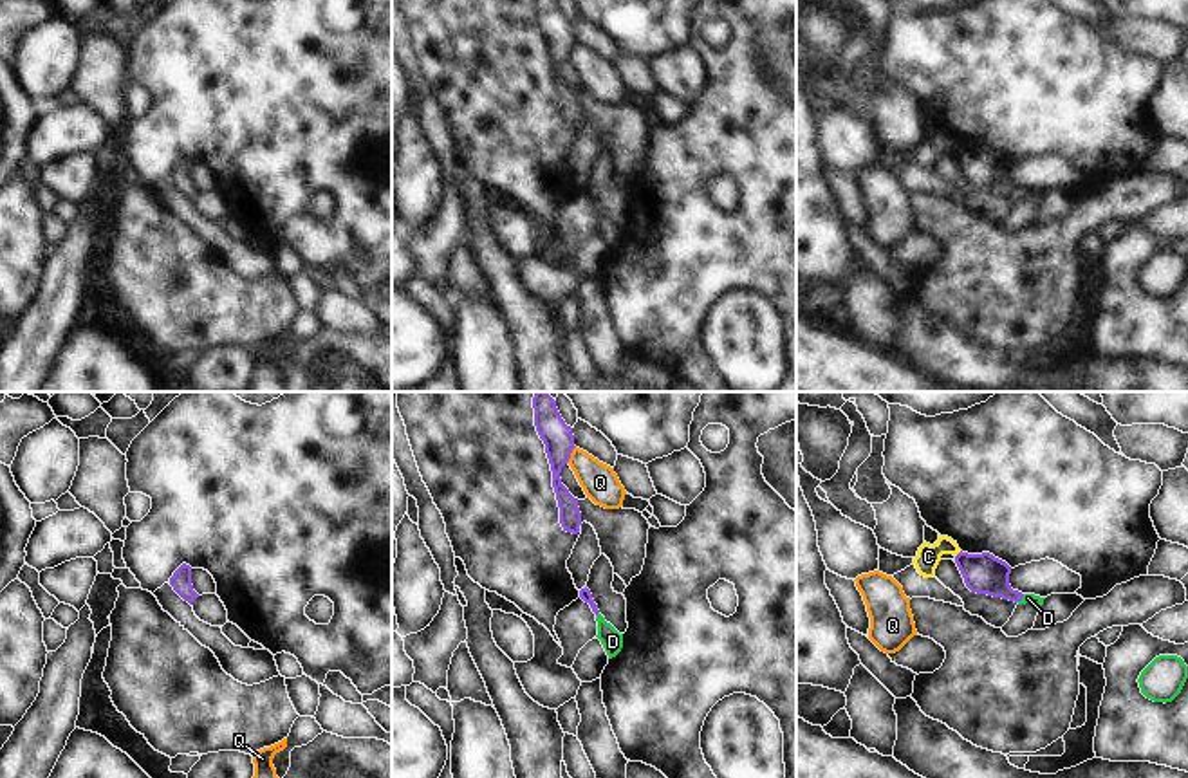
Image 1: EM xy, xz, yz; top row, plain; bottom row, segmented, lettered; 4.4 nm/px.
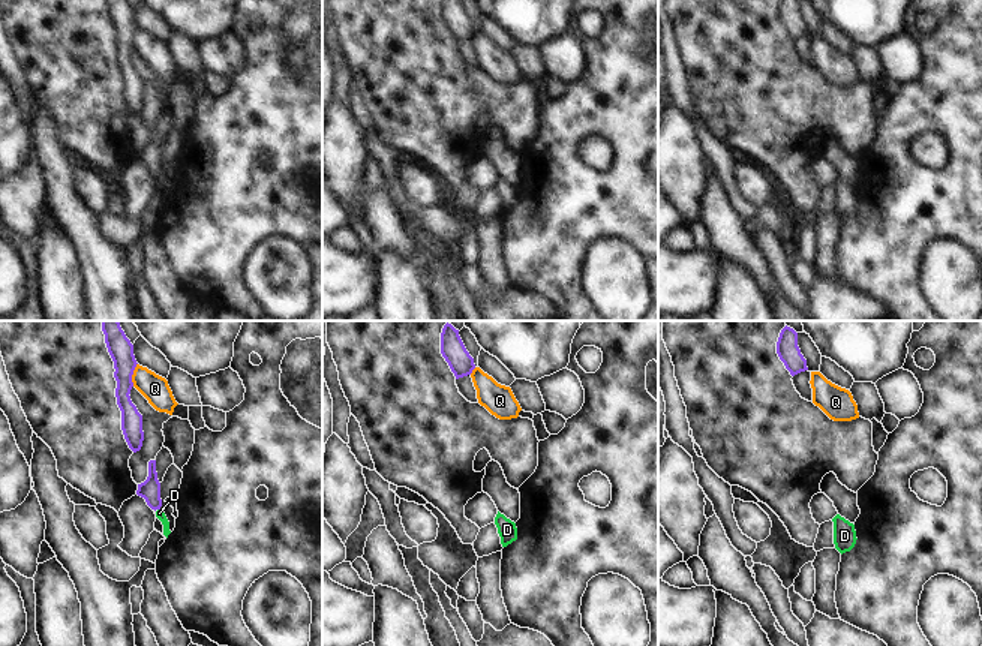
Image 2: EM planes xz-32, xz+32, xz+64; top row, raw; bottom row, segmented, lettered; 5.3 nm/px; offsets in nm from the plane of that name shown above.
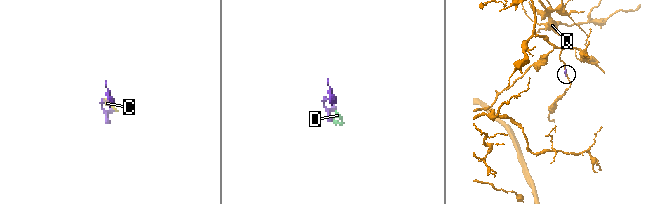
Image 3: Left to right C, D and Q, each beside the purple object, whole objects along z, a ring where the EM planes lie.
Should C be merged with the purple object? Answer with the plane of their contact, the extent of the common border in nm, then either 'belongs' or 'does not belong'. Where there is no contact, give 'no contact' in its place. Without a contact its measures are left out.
yz | 40 nm | does not belong

